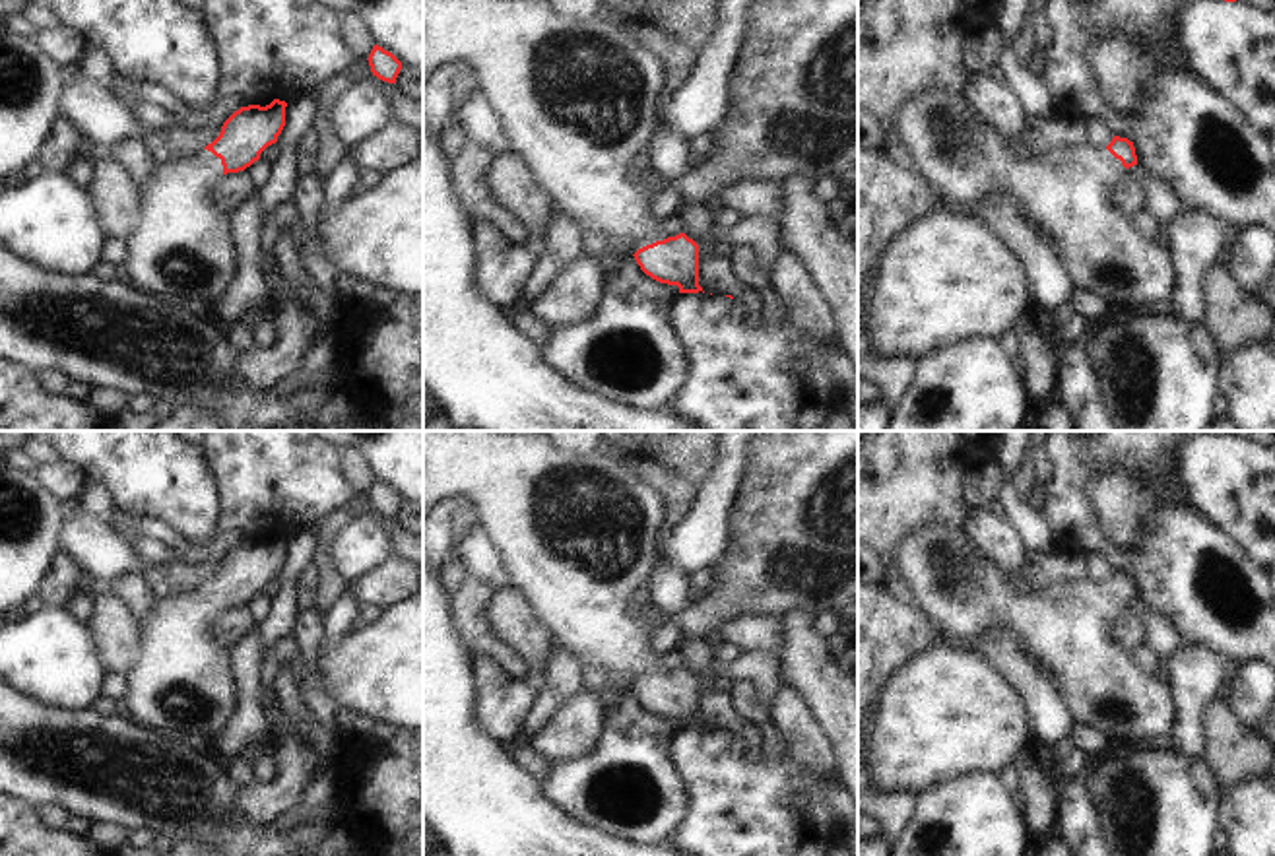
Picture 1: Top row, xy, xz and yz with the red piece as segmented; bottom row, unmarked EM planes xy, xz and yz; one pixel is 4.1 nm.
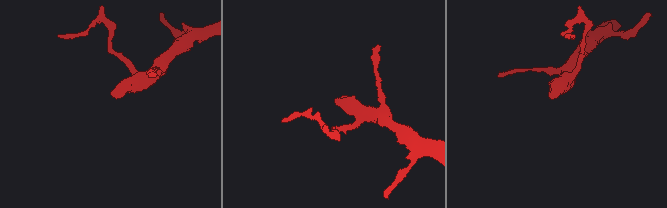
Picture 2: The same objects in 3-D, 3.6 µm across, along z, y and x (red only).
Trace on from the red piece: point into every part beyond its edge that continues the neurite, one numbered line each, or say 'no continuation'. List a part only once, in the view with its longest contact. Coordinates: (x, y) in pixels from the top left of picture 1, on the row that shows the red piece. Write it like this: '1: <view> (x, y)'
1: xy (181, 251)

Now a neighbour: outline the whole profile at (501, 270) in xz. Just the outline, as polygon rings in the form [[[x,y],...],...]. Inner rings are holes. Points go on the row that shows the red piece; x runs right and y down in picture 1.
[[[475,221],[474,276],[487,301],[505,309],[522,299],[522,289],[534,270],[538,252],[528,245],[507,243],[493,227]]]

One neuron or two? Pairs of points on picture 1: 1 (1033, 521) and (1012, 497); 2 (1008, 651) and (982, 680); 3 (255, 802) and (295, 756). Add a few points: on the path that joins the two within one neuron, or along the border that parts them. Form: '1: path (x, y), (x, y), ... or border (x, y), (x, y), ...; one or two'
1: path (1027, 517), (1013, 503); one
2: border (967, 647), (980, 653), (1025, 701); two
3: path (268, 794), (294, 769); one

